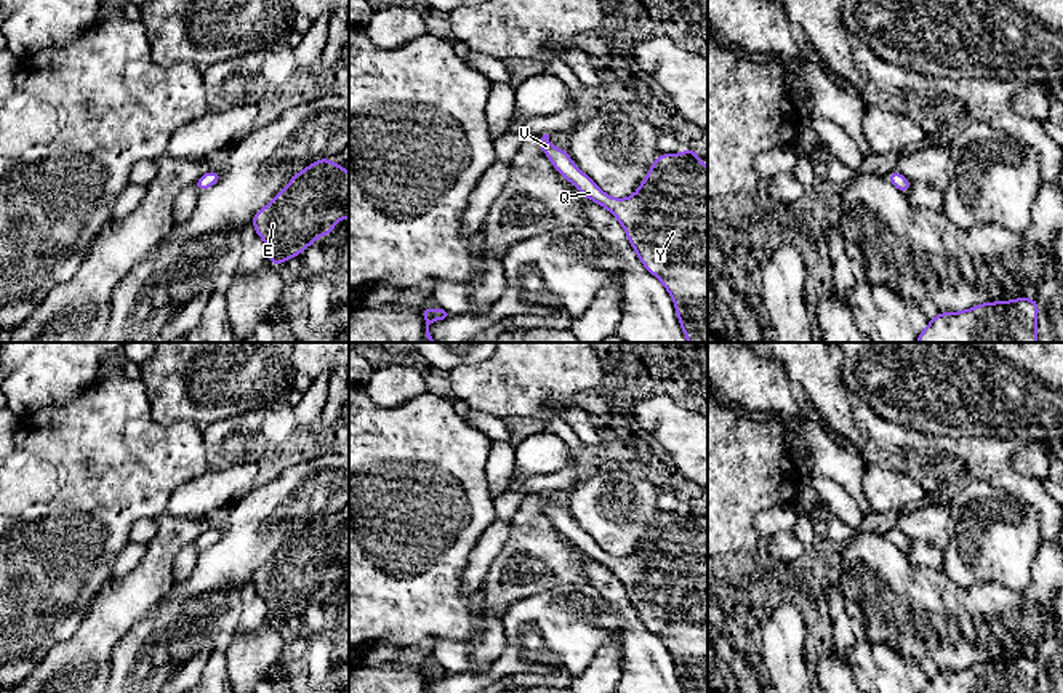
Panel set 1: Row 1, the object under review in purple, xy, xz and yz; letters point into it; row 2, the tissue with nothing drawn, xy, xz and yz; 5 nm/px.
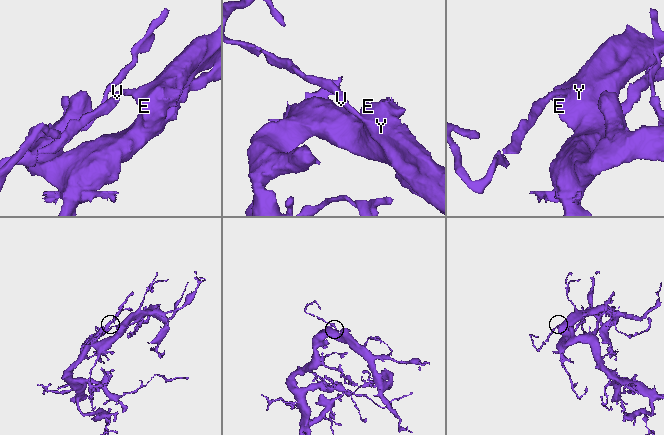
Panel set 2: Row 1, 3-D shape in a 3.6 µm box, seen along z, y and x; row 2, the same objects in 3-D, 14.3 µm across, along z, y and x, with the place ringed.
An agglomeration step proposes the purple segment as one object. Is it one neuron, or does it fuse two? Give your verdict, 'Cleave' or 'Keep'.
Keep

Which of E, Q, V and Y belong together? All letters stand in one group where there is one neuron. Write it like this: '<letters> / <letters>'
E Q V Y

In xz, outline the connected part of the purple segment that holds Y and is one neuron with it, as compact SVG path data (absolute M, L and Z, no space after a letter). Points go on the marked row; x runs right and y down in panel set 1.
M541 138L541 150L552 166L572 182L581 195L608 210L624 227L628 240L642 266L668 290L677 320L688 342L708 342L708 166L693 147L684 154L658 154L645 179L629 198L605 194L570 158L567 150Z

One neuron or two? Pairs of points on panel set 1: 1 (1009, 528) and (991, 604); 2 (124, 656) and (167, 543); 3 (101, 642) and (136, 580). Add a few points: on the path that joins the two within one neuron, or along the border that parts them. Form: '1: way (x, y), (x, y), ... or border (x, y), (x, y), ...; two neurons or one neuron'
1: border (1031, 567), (1020, 591), (998, 583), (959, 588); two neurons
2: border (164, 597), (128, 631), (112, 652); two neurons
3: way (104, 626), (133, 596); one neuron

